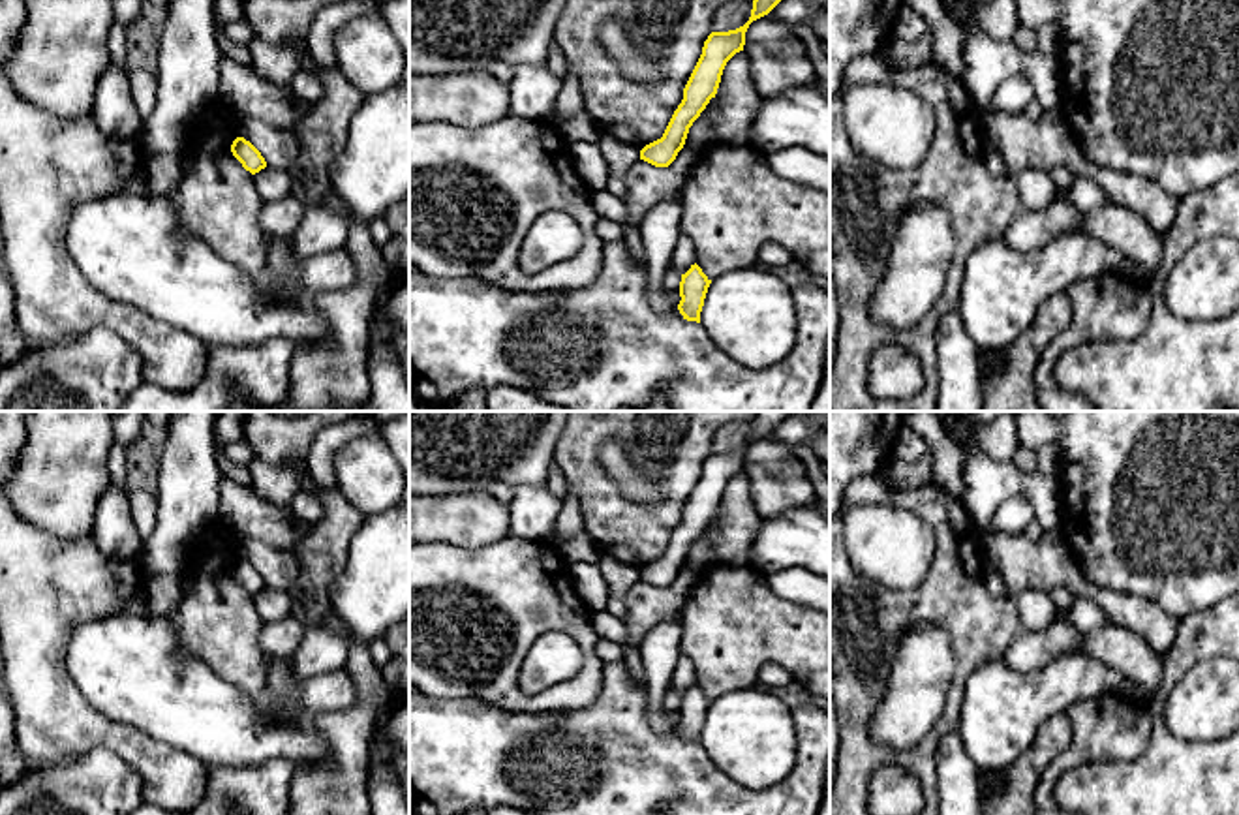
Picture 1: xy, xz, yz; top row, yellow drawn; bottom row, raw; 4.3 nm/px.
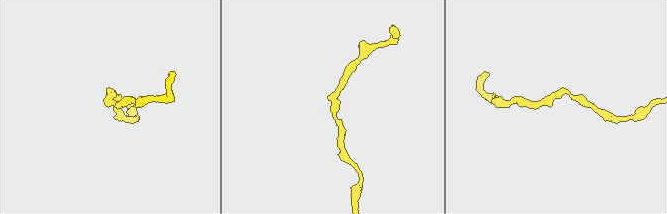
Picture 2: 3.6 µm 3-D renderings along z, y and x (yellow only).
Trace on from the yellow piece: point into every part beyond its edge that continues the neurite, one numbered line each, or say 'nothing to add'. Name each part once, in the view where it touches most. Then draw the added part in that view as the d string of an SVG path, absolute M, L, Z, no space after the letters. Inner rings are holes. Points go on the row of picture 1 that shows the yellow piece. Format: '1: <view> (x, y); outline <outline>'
nothing to add

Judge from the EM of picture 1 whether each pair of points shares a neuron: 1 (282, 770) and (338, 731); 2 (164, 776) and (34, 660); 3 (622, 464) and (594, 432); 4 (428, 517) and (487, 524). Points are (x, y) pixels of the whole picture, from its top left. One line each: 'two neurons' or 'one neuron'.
1: two neurons
2: one neuron
3: two neurons
4: one neuron

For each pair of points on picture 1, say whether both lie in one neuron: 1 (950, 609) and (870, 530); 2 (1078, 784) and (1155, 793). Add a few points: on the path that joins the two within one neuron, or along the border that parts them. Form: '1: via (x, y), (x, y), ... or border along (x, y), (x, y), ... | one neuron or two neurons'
1: border along (933, 536), (935, 556), (915, 586), (879, 584) | two neurons
2: via (1097, 791), (1136, 793) | one neuron

